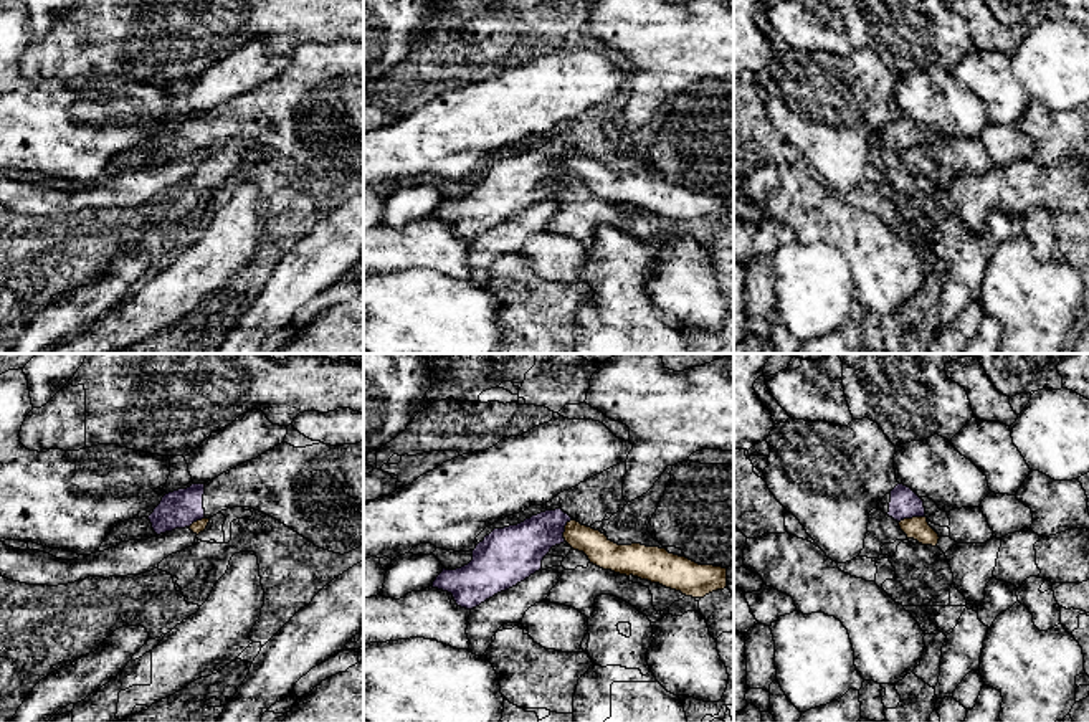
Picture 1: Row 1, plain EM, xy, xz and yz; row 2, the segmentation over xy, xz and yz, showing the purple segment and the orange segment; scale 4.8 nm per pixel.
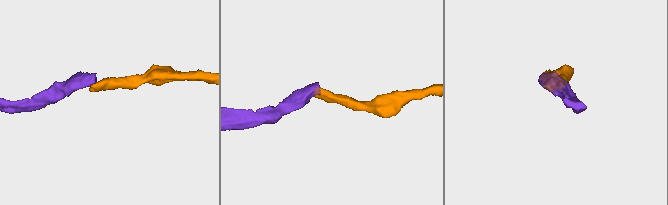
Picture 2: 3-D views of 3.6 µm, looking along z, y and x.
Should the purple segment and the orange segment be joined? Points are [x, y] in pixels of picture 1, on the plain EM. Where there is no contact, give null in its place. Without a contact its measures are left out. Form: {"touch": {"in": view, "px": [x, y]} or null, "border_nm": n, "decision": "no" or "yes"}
{"touch": {"in": "yz", "px": [911, 147]}, "border_nm": 130, "decision": "no"}

